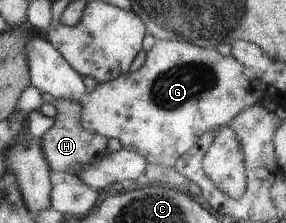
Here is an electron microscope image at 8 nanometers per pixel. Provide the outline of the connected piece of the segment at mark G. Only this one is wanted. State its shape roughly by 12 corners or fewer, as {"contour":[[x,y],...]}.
{"contour":[[182,40],[98,83],[86,130],[177,165],[217,130],[204,171],[246,193],[229,123],[264,101],[258,71]]}

